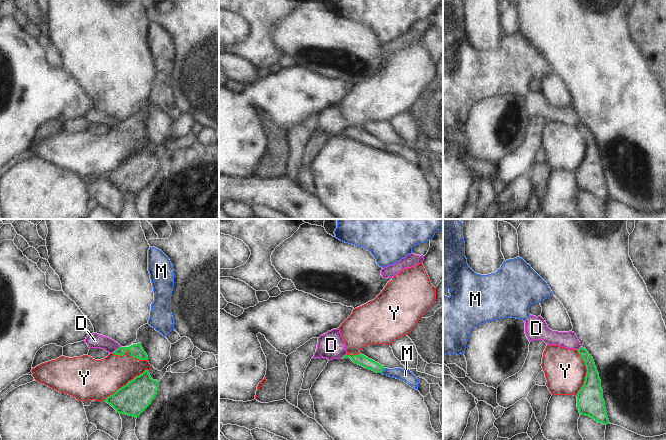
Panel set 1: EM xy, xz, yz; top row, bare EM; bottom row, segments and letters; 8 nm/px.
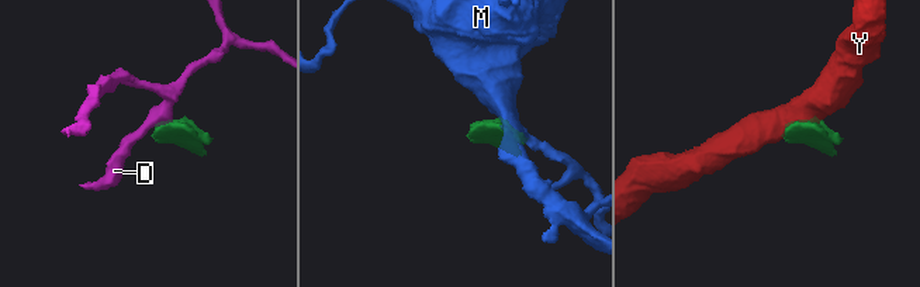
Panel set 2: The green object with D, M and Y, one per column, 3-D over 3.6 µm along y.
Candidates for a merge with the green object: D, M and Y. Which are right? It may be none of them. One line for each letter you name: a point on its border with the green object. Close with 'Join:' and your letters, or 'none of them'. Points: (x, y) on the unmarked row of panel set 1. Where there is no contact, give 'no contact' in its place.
M: contact xz (382, 146)
Join: M

